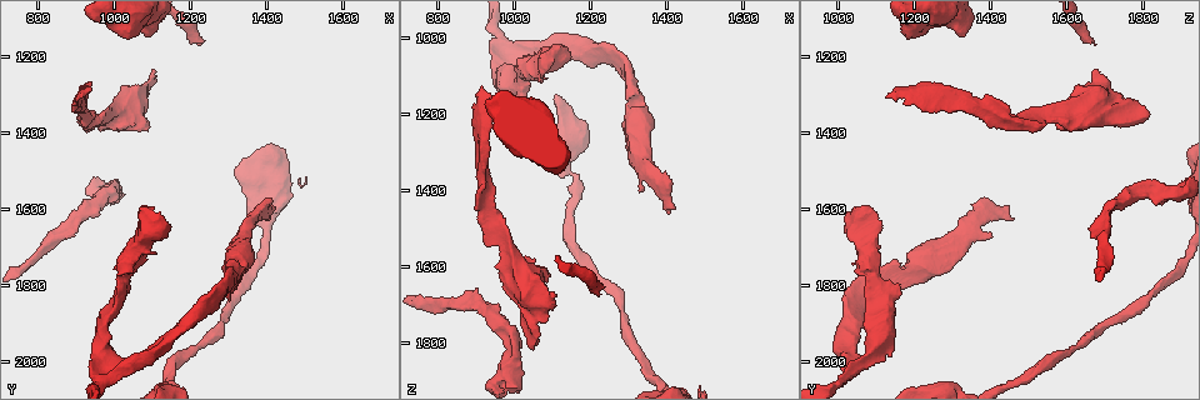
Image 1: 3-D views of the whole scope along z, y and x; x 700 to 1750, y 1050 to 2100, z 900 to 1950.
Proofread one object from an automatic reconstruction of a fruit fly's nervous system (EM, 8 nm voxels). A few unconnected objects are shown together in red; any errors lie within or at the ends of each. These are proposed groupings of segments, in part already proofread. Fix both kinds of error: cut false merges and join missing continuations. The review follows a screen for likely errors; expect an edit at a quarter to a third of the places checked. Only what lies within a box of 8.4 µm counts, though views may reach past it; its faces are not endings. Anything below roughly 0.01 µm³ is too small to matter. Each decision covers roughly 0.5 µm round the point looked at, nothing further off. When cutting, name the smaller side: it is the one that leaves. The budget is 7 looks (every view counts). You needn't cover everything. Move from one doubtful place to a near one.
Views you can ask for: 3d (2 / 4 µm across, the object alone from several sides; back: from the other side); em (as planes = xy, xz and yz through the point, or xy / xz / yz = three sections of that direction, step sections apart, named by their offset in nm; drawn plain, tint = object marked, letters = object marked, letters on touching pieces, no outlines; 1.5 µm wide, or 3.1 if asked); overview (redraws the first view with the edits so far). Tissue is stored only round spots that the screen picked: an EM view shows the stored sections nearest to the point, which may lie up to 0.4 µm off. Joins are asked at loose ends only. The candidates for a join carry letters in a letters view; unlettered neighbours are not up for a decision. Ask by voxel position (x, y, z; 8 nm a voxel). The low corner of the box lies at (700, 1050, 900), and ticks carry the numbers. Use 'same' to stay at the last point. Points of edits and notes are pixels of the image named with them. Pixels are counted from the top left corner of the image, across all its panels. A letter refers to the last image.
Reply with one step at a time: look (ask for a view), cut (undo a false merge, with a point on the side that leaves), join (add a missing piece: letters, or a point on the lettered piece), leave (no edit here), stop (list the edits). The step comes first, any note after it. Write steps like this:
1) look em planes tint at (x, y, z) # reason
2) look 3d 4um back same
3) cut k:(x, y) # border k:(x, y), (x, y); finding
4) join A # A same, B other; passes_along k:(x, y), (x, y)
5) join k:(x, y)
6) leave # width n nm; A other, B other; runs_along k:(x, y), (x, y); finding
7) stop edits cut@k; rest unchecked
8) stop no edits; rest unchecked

look 3d 4um at (1230, 1170, 1675) # an open end

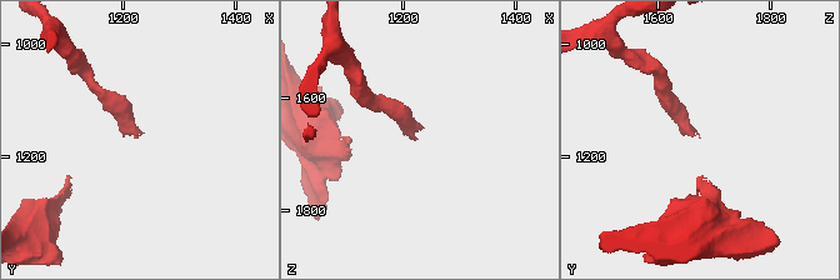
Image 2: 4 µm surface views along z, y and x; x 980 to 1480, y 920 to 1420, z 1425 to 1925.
look em planes letters at (1220, 1165, 1680) # shape alone is not enough

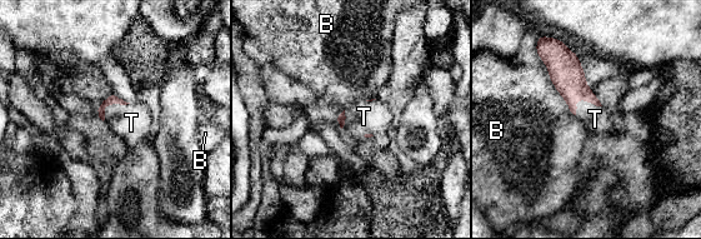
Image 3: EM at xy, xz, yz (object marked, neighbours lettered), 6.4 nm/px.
join T # B other, T same; passes_along 3:(565, 70), (587, 101), (595, 119); the neuron continues

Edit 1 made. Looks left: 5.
look overview

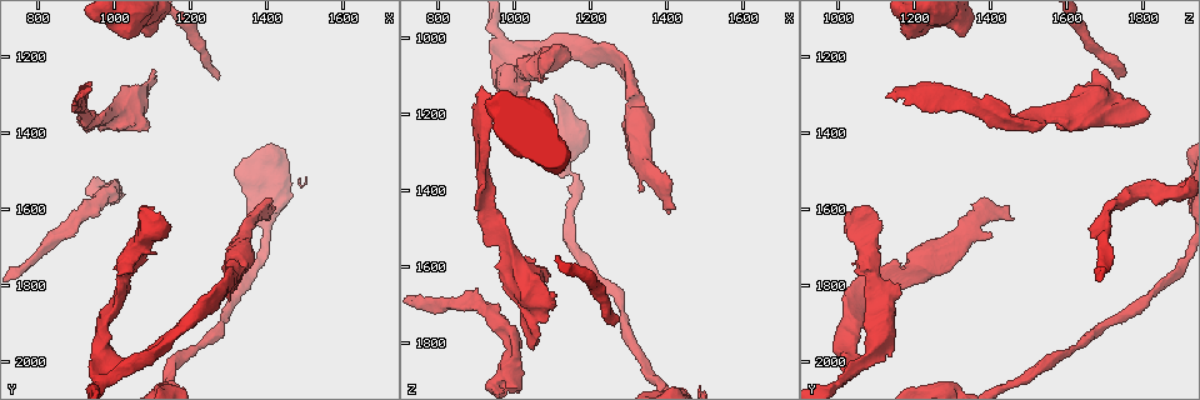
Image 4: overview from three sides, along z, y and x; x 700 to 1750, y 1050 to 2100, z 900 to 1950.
look em yz step 8 letters at (1290, 1890, 1720) # narrows sharply

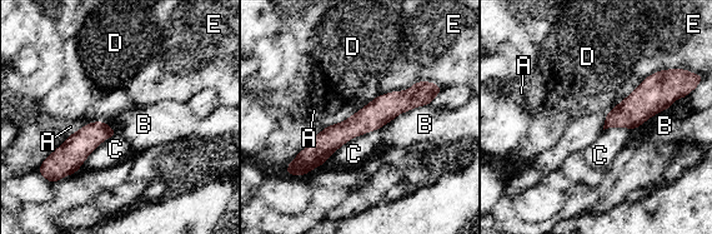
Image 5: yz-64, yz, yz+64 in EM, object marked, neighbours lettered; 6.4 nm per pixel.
leave # A other, B other, C other, D other, E other; border 5:(377, 94), (339, 123); one neuron here

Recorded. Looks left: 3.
look 3d 4um at (1325, 1715, 1245) # two arms in line, one across

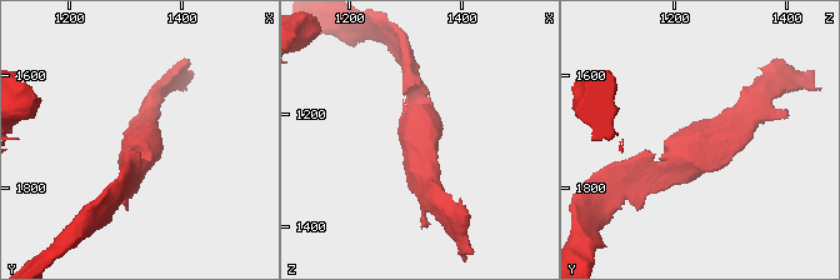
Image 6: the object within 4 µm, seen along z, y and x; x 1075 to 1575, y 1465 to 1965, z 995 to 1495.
look em xy step 8 letters at (1320, 1720, 1250)

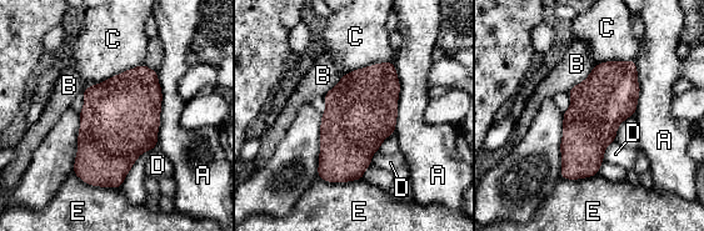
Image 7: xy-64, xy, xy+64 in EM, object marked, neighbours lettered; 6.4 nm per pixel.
leave # width 360 nm; A other, B other, C other, D other, E other; border 7:(143, 63), (86, 88); one neuron here

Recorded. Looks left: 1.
stop edits join@3; rest unchecked

